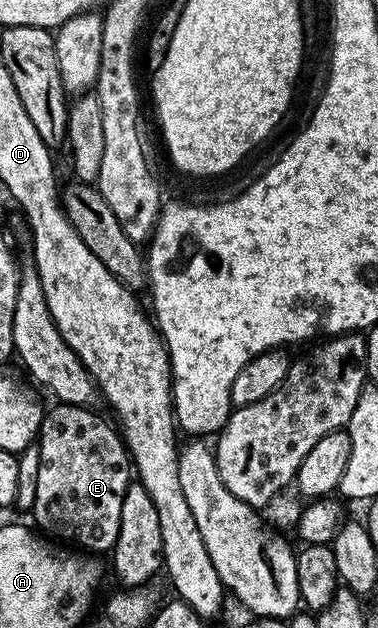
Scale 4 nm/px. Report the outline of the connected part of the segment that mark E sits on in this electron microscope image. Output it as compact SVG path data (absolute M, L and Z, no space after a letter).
M59 404L53 405L53 409L50 409L43 415L41 430L36 438L36 447L40 454L40 471L37 475L36 484L36 502L33 503L30 509L31 515L34 515L34 523L41 531L52 535L55 539L64 541L68 540L74 542L81 549L84 550L106 550L111 551L116 542L116 538L119 537L120 532L120 509L123 505L124 494L126 493L127 486L132 478L132 466L129 459L129 453L124 449L124 442L119 434L119 431L111 424L111 426L98 414L94 413L93 409L86 407L85 405L77 404Z

